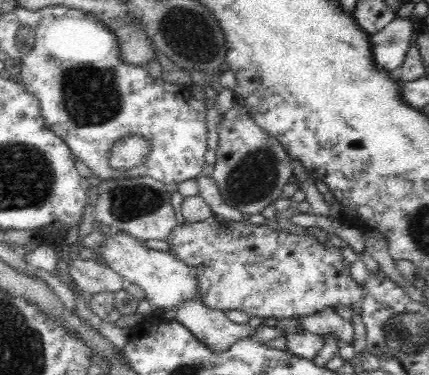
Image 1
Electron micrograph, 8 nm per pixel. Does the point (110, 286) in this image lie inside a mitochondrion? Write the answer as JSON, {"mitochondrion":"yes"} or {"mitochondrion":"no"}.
{"mitochondrion":"no"}

